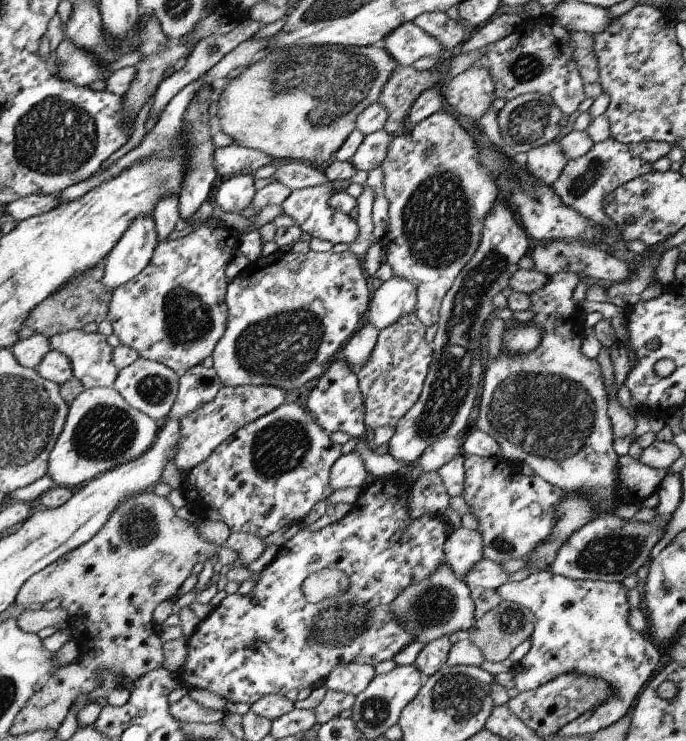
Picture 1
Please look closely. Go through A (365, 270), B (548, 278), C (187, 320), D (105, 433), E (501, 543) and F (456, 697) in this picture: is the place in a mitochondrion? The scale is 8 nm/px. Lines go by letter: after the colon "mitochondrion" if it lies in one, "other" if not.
A: other
B: other
C: mitochondrion
D: mitochondrion
E: mitochondrion
F: mitochondrion

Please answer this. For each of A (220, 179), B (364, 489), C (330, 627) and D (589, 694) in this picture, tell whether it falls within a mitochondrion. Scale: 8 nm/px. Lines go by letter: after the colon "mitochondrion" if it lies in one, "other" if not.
A: other
B: other
C: mitochondrion
D: mitochondrion

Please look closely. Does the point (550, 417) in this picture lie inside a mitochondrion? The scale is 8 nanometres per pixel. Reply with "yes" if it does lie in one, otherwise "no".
yes

